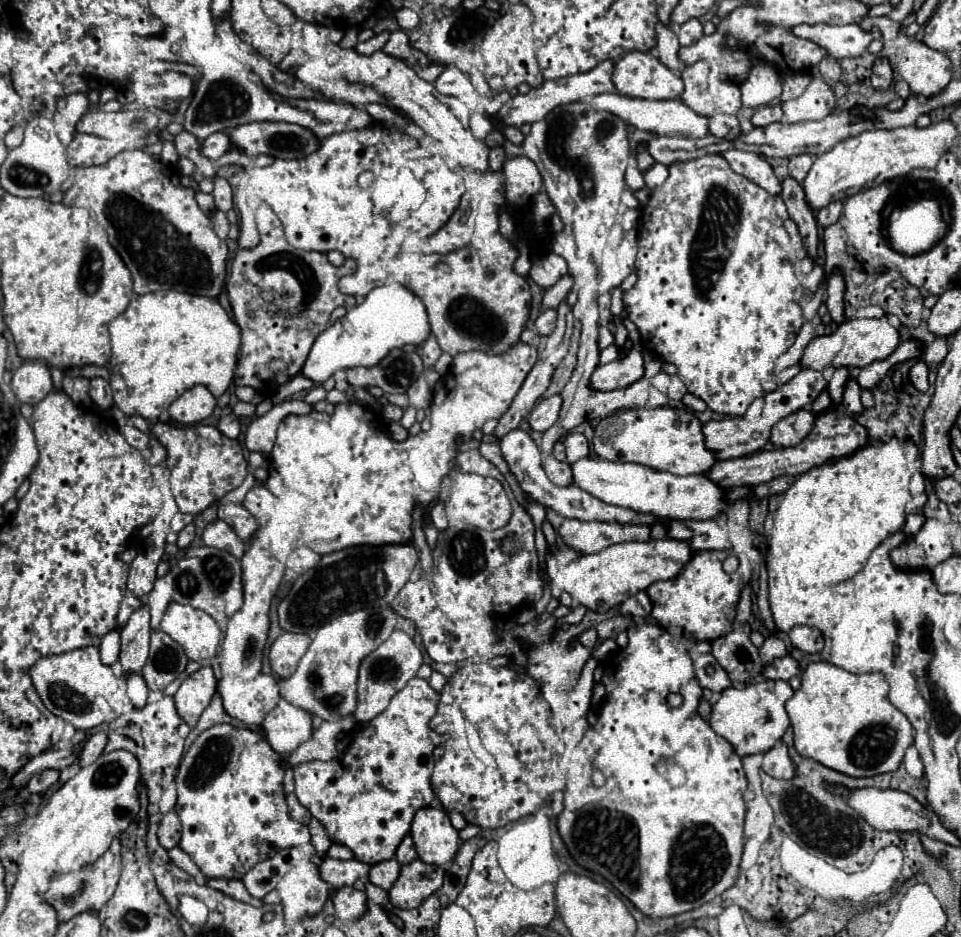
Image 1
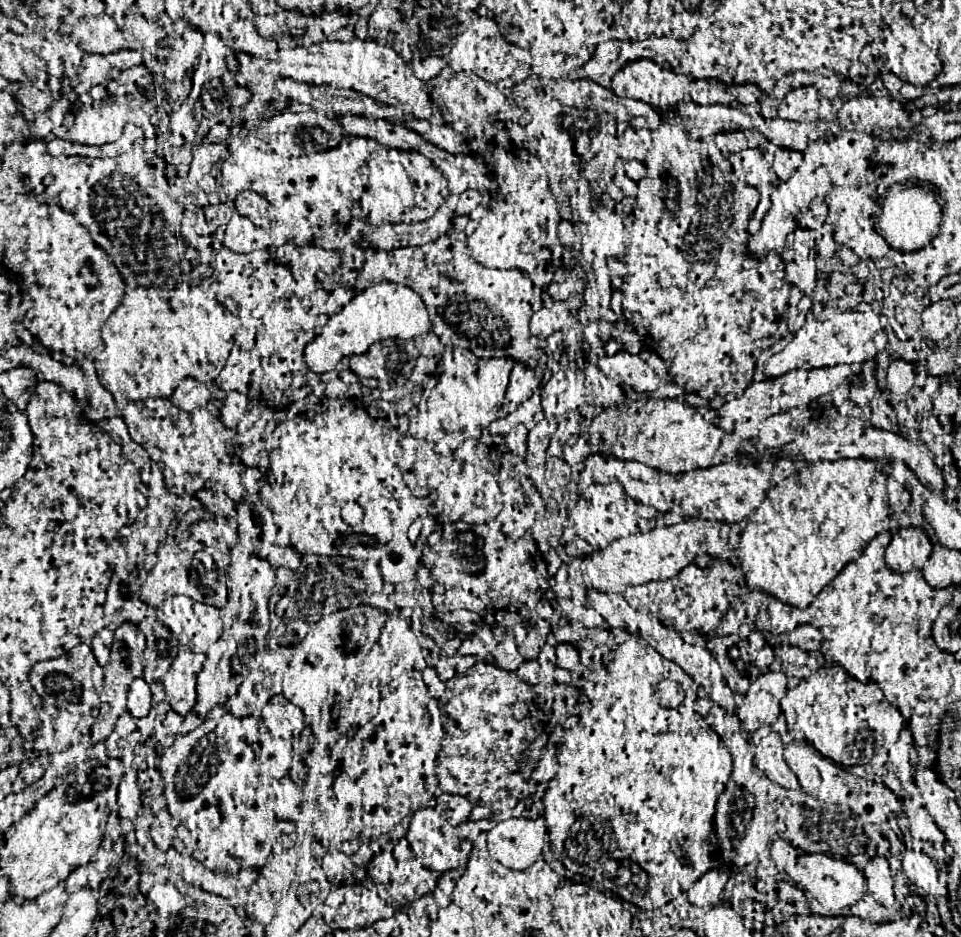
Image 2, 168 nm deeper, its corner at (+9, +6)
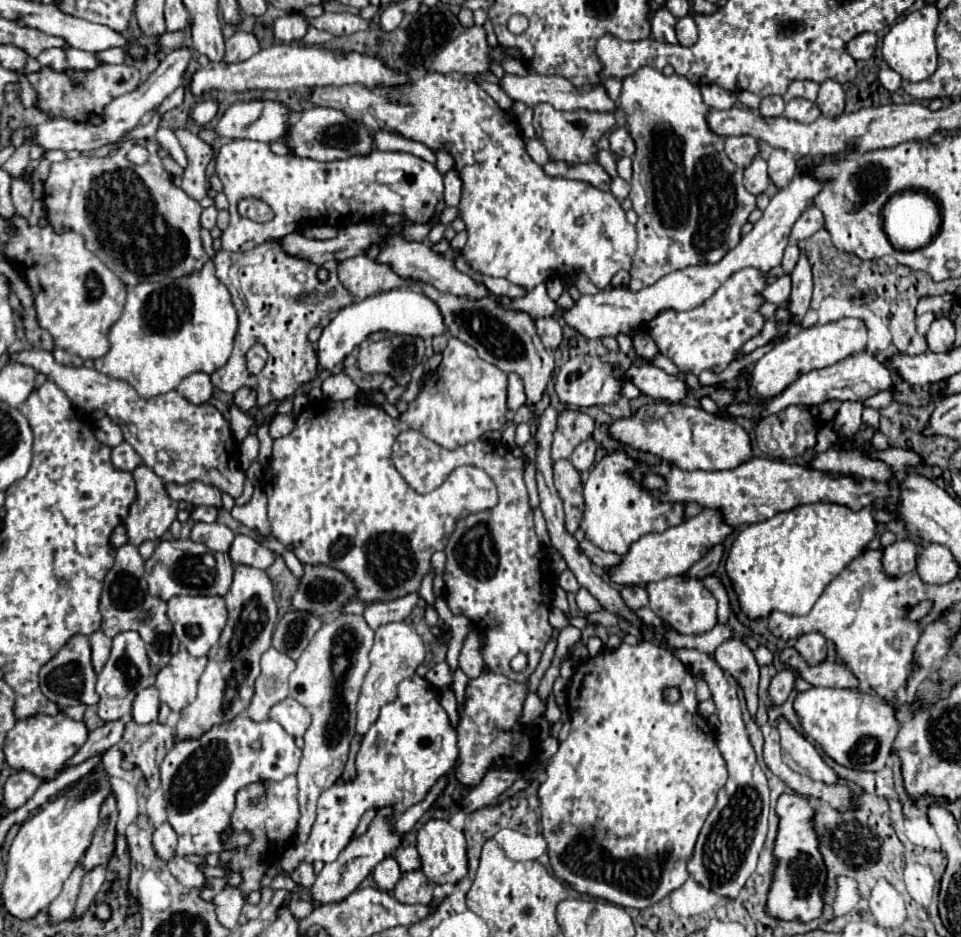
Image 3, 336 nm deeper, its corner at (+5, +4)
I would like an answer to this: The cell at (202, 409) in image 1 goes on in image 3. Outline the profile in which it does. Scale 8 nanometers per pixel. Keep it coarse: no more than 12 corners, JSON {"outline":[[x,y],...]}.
{"outline":[[193,373],[179,383],[177,393],[193,405],[211,399],[207,373]]}

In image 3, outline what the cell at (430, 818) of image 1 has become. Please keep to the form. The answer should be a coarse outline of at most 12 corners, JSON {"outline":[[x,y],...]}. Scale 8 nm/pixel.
{"outline":[[445,819],[417,831],[421,869],[431,883],[467,873],[465,835]]}

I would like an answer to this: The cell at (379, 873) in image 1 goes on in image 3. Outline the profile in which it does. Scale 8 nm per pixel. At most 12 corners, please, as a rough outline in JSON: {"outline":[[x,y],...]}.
{"outline":[[393,857],[373,871],[377,887],[393,891],[401,869]]}

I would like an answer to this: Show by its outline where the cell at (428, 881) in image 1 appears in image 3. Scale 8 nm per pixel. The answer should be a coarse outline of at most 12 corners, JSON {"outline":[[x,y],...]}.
{"outline":[[421,869],[401,875],[397,901],[427,905],[433,883]]}

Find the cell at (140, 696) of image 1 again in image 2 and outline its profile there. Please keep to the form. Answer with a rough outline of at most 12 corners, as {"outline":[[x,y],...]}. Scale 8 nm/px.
{"outline":[[145,679],[129,685],[127,711],[141,717],[151,707],[151,691]]}

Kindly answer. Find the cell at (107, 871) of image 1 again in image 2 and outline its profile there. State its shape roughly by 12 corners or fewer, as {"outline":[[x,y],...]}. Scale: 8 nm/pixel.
{"outline":[[111,811],[95,857],[75,867],[69,893],[97,887],[109,873],[119,837],[119,813]]}

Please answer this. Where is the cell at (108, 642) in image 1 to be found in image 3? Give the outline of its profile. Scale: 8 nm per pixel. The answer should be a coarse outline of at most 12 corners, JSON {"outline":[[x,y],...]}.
{"outline":[[103,631],[91,637],[93,667],[101,673],[111,653],[111,639]]}

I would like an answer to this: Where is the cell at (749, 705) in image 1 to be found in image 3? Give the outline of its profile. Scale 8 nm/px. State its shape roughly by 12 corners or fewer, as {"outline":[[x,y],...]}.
{"outline":[[779,671],[769,685],[769,705],[783,705],[795,673]]}

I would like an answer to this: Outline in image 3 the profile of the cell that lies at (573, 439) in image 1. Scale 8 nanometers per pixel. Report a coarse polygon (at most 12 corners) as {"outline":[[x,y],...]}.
{"outline":[[589,437],[571,455],[577,471],[587,471],[595,461],[597,445]]}

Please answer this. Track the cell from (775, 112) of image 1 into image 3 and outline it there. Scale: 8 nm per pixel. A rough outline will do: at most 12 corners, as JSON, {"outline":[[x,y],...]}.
{"outline":[[779,95],[761,101],[759,111],[763,117],[779,117],[785,107]]}

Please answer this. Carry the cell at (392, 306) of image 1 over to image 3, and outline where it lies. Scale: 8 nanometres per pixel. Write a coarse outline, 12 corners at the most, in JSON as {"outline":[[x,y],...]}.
{"outline":[[391,289],[341,309],[317,341],[331,371],[371,333],[445,333],[421,291]]}

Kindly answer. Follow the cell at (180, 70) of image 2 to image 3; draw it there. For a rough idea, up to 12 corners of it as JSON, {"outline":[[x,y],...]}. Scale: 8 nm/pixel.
{"outline":[[191,47],[165,55],[135,91],[109,103],[99,123],[53,119],[37,145],[93,151],[115,145],[183,81]]}

